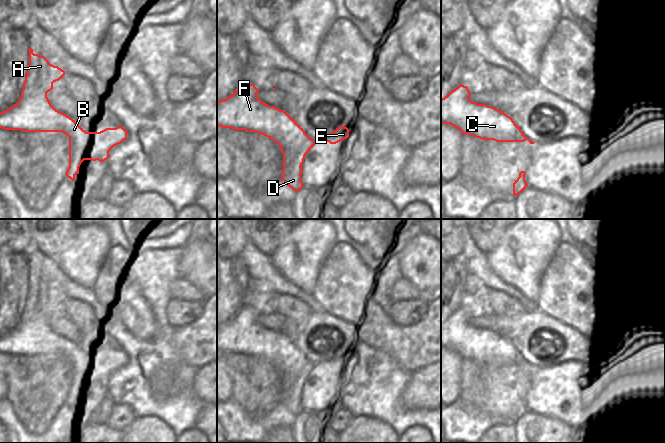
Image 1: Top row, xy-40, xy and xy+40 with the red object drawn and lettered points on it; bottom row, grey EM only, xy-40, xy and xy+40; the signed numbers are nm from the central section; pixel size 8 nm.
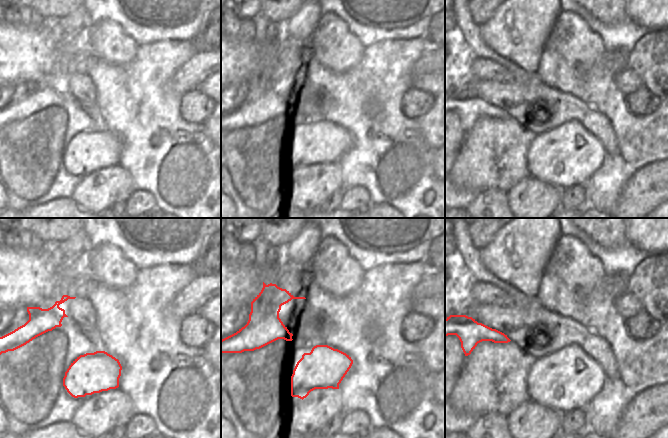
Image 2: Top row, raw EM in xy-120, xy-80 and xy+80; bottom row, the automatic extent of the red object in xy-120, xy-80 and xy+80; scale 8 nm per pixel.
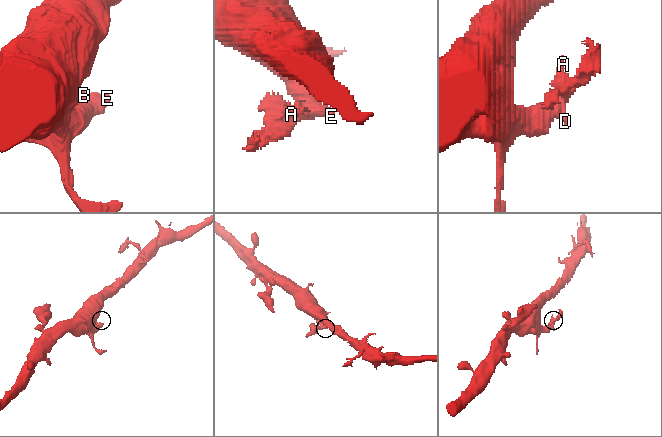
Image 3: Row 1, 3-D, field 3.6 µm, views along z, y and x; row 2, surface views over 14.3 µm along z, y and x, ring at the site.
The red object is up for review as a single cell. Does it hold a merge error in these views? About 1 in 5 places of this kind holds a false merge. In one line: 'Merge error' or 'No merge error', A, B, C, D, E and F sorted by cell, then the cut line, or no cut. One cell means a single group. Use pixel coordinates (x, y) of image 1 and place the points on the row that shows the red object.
No merge error. Groups: A B C D E F. No split

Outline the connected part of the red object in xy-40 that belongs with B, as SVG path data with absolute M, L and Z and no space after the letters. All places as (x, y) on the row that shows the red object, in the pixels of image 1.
M29 48L29 64L19 101L0 112L0 128L22 132L62 132L69 137L69 167L65 175L72 181L84 160L104 162L109 151L127 139L122 126L100 132L86 132L75 120L56 110L47 93L65 71Z

